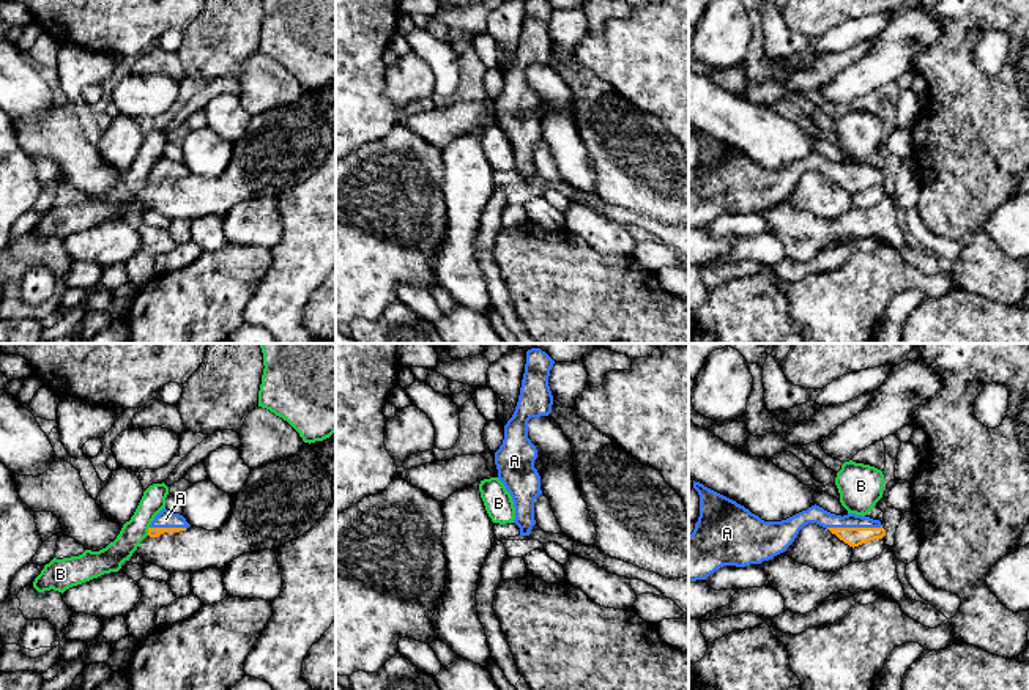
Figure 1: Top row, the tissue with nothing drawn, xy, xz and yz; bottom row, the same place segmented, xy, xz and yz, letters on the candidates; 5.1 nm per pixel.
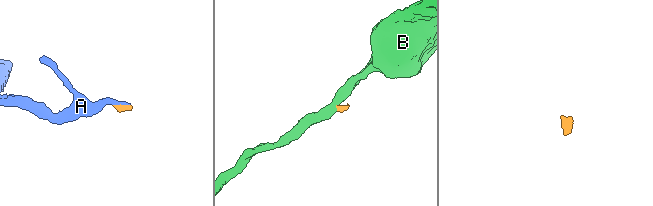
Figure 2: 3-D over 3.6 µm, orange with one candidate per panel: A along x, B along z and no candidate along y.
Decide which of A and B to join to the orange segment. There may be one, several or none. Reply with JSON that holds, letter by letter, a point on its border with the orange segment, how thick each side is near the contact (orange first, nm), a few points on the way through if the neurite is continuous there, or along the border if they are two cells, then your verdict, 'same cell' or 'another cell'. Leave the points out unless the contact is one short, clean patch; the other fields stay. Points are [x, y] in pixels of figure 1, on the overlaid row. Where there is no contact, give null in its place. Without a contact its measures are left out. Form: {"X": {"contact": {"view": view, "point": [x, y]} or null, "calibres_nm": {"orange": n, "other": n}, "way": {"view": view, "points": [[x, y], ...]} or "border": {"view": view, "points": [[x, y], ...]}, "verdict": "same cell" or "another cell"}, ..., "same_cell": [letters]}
{"A": {"contact": {"view": "yz", "point": [853, 528]}, "calibres_nm": {"orange": 100, "other": 90}, "verdict": "same cell"}, "B": {"contact": {"view": "xy", "point": [148, 531]}, "calibres_nm": {"orange": 50, "other": 130}, "border": {"view": "xy", "points": [[148, 526], [147, 534]]}, "verdict": "another cell"}, "same_cell": ["A"]}

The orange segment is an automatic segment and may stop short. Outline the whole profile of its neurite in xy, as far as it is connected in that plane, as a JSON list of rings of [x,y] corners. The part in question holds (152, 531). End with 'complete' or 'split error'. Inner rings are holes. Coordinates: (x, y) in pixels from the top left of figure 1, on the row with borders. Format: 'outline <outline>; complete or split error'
outline [[[162,509],[148,528],[150,537],[159,537],[164,532],[180,532],[186,531],[191,525],[180,514],[173,514],[167,509]]]; split error

